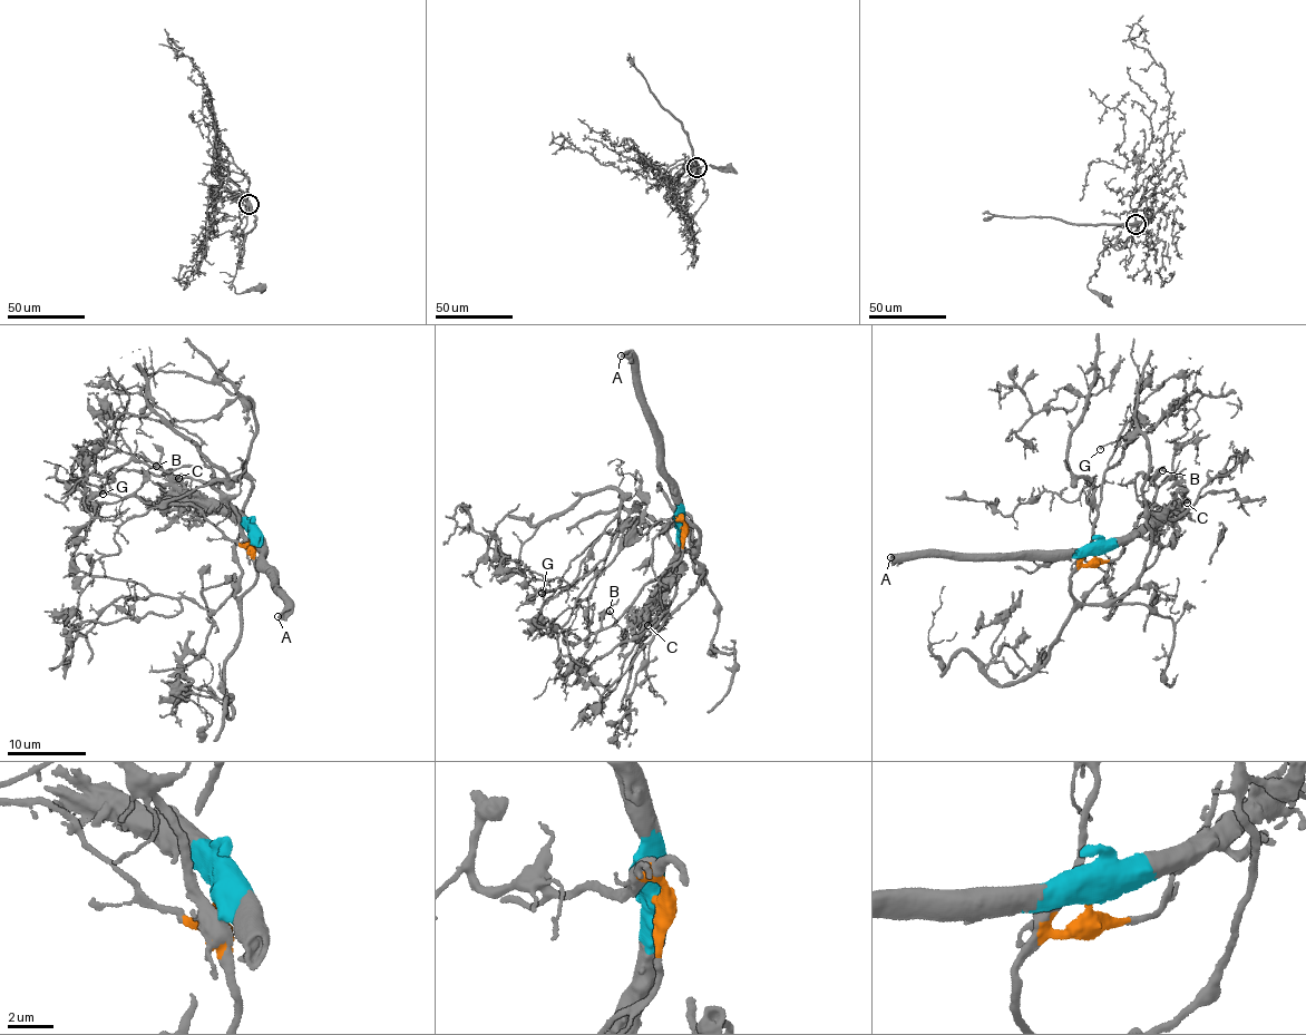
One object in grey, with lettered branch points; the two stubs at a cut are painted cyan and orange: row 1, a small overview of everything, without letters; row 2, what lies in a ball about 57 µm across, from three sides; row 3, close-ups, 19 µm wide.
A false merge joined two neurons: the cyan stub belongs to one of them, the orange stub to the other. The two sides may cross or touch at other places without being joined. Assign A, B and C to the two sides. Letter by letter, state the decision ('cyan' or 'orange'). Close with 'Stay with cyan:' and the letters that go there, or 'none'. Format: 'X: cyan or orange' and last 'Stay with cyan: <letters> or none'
A: cyan
B: orange
C: cyan
Stay with cyan: A, C

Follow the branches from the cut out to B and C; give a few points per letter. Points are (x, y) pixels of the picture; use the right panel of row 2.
B: (1094, 553), (1103, 559), (1119, 558), (1140, 516), (1153, 500), (1156, 474), (1162, 470)
C: (1095, 553), (1129, 543), (1160, 524), (1175, 505), (1188, 503)

